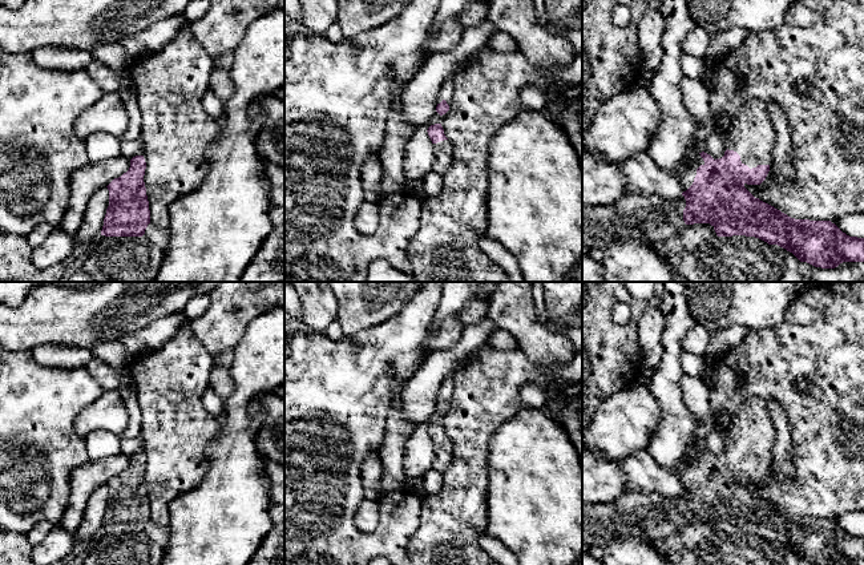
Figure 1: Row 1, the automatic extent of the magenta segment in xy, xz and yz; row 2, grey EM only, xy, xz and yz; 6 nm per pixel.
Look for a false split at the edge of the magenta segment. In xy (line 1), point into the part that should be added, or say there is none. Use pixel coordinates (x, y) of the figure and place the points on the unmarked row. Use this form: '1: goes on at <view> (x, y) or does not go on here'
1: does not go on here

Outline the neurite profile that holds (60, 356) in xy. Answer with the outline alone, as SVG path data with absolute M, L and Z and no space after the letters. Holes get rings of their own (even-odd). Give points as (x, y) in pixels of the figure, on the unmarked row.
M37 346L31 354L39 366L56 368L85 367L93 359L92 351L82 347Z

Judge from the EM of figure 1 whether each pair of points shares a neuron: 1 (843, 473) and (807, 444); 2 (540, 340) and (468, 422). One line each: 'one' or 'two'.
1: one
2: two

